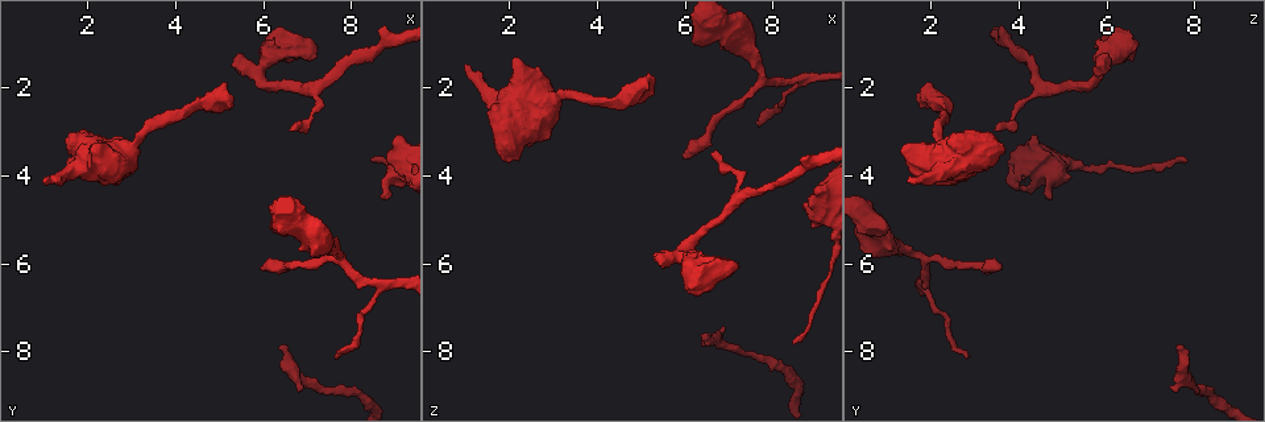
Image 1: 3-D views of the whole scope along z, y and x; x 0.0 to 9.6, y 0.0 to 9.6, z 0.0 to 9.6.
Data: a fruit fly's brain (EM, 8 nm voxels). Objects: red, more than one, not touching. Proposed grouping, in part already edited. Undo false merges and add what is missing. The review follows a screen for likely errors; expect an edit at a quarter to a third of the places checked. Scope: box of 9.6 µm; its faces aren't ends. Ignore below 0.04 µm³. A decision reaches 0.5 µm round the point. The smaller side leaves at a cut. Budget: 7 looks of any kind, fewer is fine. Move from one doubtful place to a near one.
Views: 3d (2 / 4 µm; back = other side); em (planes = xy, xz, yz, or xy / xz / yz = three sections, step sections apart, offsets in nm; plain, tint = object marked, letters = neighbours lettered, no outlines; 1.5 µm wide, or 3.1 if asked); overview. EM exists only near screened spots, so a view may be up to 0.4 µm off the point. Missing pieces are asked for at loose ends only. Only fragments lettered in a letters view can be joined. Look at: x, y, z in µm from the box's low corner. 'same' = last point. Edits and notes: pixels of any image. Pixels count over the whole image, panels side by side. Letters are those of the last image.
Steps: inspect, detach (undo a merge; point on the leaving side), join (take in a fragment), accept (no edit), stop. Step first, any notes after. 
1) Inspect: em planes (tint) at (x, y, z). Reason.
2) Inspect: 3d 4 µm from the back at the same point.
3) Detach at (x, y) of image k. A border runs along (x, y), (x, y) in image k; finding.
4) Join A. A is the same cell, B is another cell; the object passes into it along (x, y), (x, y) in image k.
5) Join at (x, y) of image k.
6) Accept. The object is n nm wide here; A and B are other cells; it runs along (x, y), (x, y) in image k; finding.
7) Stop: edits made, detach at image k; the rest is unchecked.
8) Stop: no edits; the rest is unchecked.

Inspect: 3d 2 µm at (5.20, 2.45, 1.80).

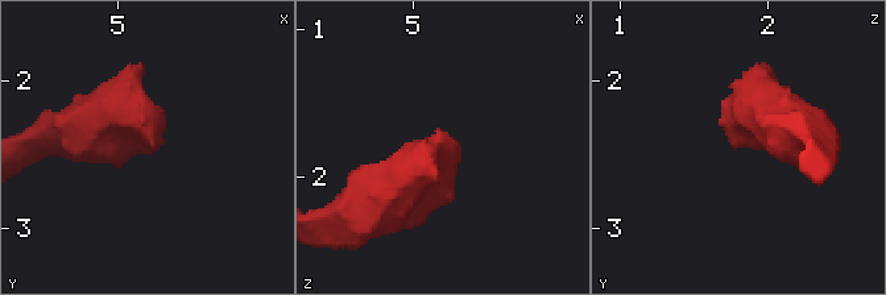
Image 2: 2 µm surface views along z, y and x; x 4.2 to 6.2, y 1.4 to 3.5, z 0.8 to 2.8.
Inspect: em xy step 8 (tint) at (5.26, 2.42, 1.74).

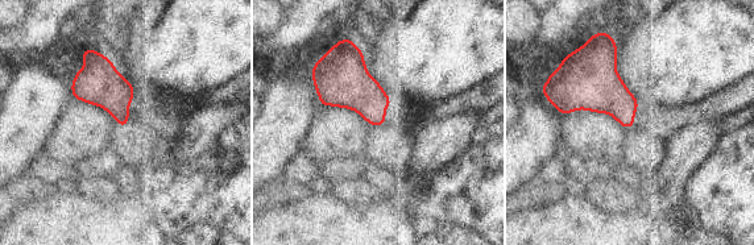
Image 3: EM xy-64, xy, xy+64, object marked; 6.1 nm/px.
Inspect: em planes (letters) at the same point.

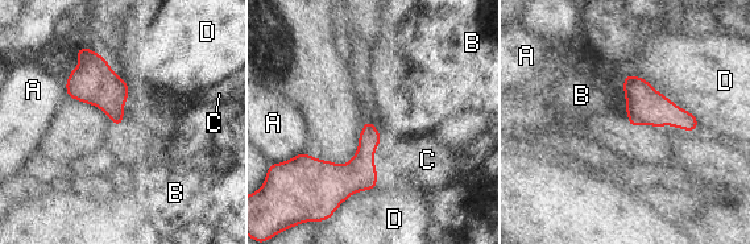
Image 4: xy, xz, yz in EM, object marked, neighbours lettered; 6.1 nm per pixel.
Join C. C is the same cell, A, B and D are other cells; the object passes into it along (342, 181), (373, 154), (406, 157) in image 4; the cell continues.

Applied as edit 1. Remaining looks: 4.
Inspect: 3d 4 µm at (6.70, 2.95, 3.35). Branch stops here.

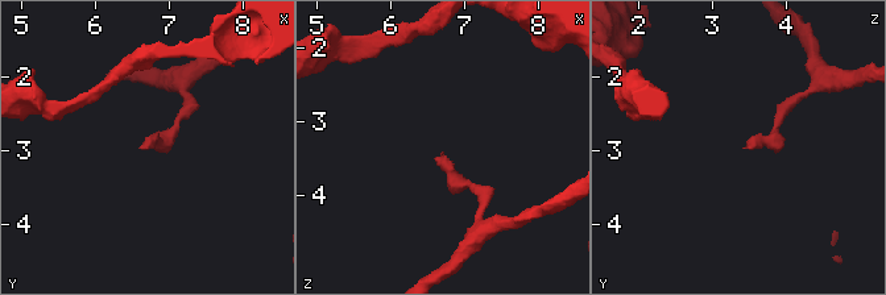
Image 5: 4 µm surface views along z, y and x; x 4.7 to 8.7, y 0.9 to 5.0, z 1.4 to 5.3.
Inspect: em xz step 8 (letters) at (6.70, 3.00, 3.45). Now the EM.

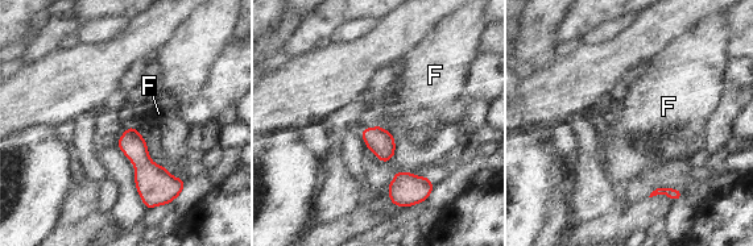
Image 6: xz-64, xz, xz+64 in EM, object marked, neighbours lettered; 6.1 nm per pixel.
Accept. The object is 120 nm wide here; F is another cell; a border runs along (380, 122), (384, 129), (391, 132) in image 6; no lettered fragment goes on from it.

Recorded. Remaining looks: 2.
Inspect: 3d 2 µm at (5.45, 1.25, 5.95). Free end.

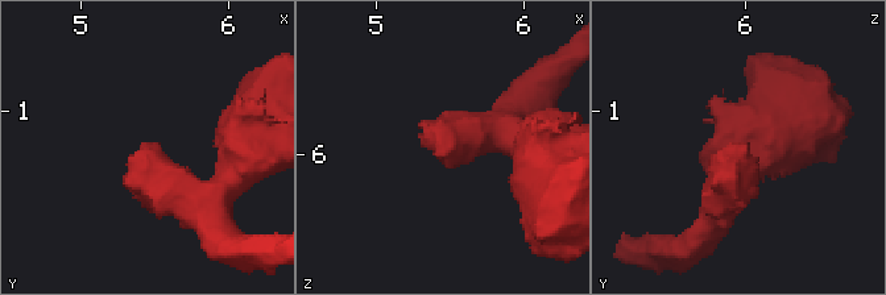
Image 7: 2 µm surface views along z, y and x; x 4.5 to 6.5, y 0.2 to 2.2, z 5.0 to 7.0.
Inspect: em yz step 4 (letters) at (5.48, 1.22, 5.98).

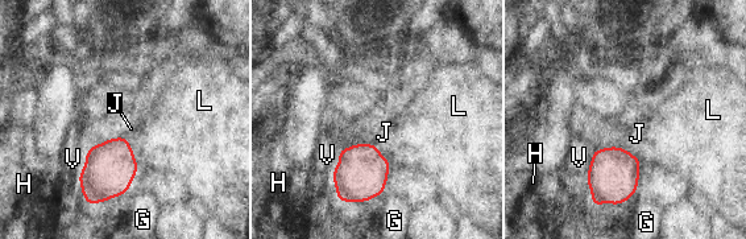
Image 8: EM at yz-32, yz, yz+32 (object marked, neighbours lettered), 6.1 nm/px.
Accept. G, H, J, L and V are other cells; a border runs along (87, 149), (125, 137), (139, 164) in image 8; none of them fits.

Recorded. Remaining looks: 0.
Stop: edits made, join at image 4; the rest is unchecked.

